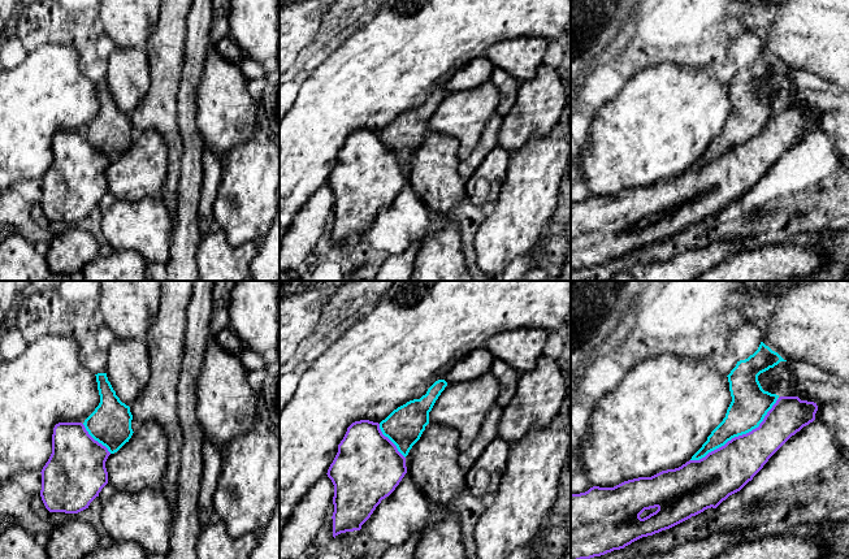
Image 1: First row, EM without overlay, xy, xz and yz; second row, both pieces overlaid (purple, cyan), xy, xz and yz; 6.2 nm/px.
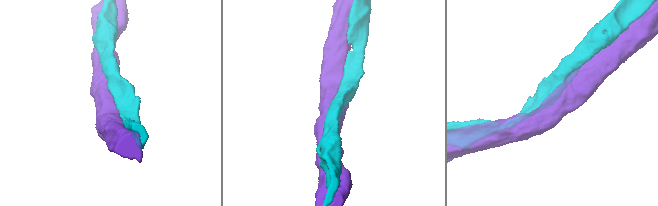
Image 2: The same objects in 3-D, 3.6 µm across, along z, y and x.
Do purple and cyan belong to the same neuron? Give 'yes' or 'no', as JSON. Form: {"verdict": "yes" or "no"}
{"verdict": "no"}

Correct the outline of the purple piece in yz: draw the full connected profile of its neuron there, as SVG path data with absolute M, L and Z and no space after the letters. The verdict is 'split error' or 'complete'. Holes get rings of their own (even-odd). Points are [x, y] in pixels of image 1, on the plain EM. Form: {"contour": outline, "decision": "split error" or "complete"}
{"contour": "M780 105L758 136L735 146L699 169L662 179L651 186L624 190L614 196L593 195L585 202L571 203L571 272L624 257L632 251L670 238L707 217L716 217L729 204L740 200L763 177L768 168L797 140L815 129L818 114L798 105Z", "decision": "complete"}

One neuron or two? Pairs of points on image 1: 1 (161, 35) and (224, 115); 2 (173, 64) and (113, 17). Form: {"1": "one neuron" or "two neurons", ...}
{"1": "two neurons", "2": "two neurons"}

